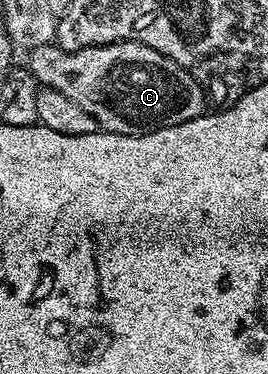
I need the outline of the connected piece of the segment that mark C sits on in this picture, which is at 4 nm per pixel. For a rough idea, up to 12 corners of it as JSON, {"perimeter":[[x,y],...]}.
{"perimeter":[[138,41],[29,50],[39,86],[99,130],[188,123],[206,90]]}

